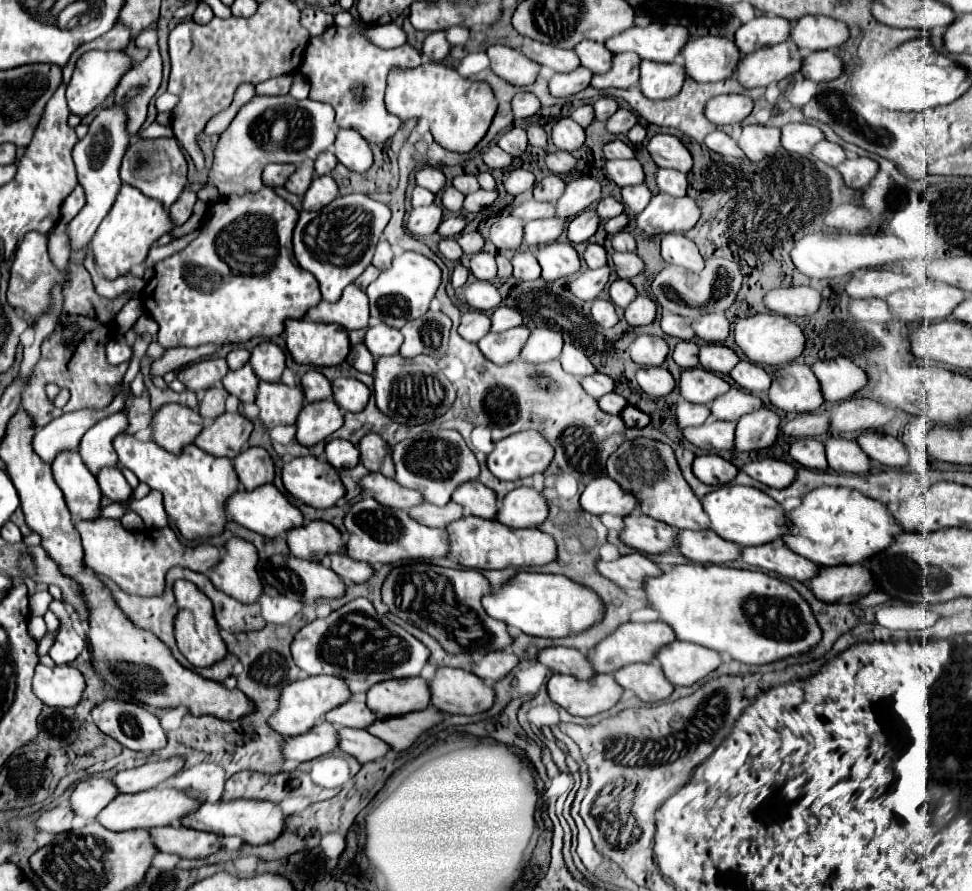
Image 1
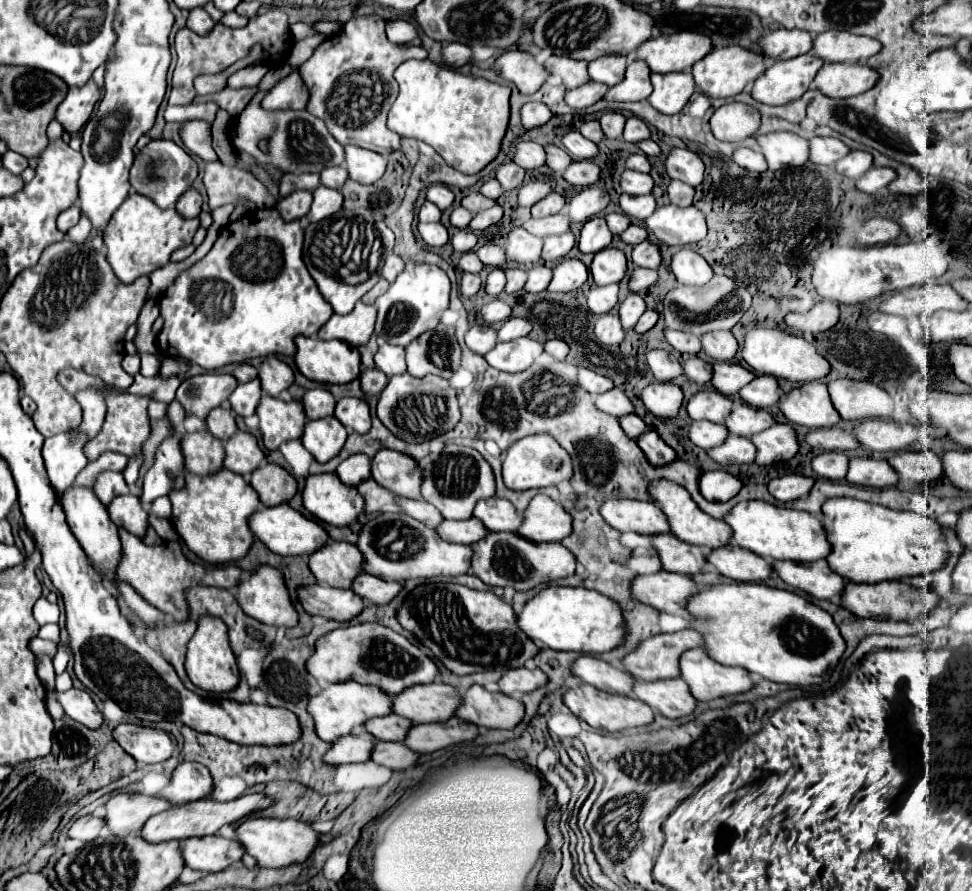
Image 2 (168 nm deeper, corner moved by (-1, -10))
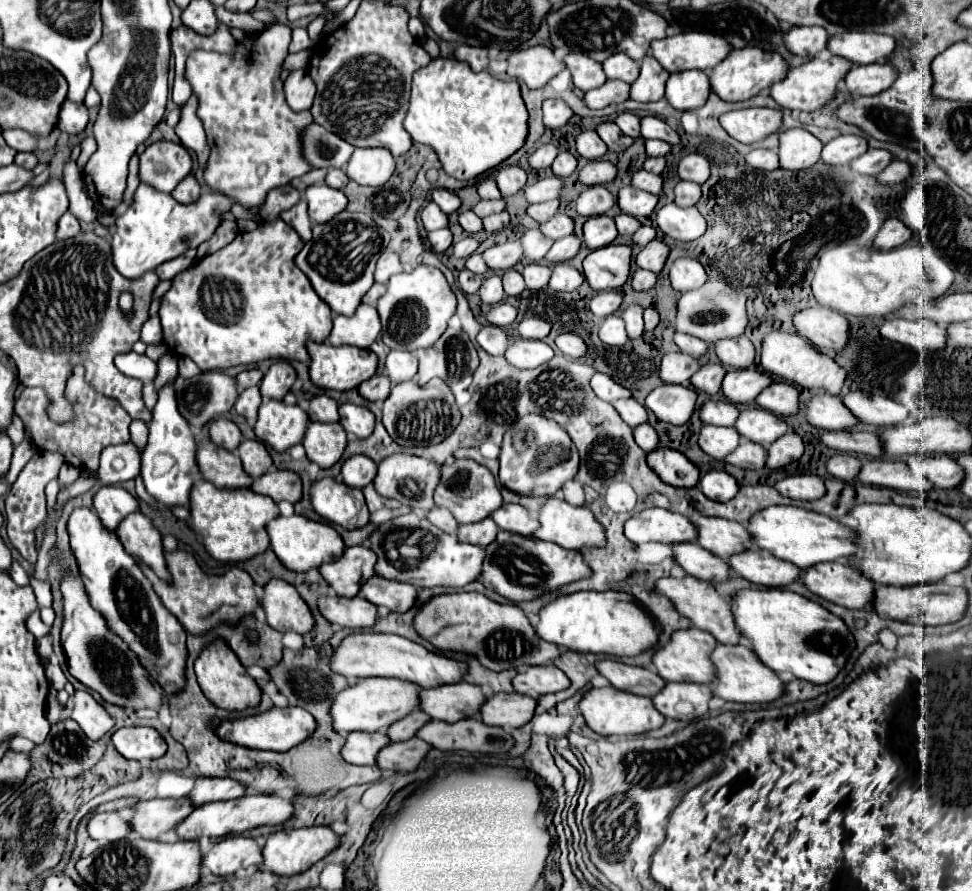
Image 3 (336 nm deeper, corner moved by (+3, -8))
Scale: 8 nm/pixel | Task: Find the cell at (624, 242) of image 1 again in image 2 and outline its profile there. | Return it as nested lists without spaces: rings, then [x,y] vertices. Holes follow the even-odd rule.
[[[642,241],[640,245],[634,247],[632,251],[632,261],[636,267],[646,267],[646,269],[658,269],[660,267],[660,249],[658,245],[650,243],[650,241]]]

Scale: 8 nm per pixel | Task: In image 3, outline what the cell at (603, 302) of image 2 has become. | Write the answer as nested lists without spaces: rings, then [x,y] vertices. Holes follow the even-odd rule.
[[[610,289],[610,291],[600,291],[600,293],[594,293],[594,297],[590,299],[590,303],[588,303],[588,309],[596,315],[596,317],[608,317],[608,315],[612,315],[618,307],[620,307],[620,303],[622,303],[622,295],[618,293],[618,291],[614,291],[614,289]]]

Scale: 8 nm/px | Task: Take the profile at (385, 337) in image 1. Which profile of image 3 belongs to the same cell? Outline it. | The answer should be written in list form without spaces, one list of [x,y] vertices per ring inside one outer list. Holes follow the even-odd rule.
[[[390,351],[386,357],[386,371],[392,383],[408,381],[418,373],[418,361],[408,351]]]

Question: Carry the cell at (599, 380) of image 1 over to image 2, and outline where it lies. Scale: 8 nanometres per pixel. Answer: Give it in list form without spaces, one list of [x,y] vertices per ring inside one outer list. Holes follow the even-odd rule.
[[[612,389],[612,391],[598,395],[596,407],[614,415],[614,417],[624,417],[624,415],[634,413],[634,403],[620,389]]]

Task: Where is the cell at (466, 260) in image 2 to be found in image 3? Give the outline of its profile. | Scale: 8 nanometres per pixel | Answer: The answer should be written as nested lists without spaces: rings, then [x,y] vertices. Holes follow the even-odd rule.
[[[472,253],[472,255],[466,259],[466,269],[474,271],[474,273],[486,273],[486,271],[488,271],[488,267],[484,265],[480,253]]]

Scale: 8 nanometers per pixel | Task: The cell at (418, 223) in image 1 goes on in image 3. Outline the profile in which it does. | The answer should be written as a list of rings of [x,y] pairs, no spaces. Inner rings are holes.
[[[446,227],[436,229],[436,231],[428,231],[428,241],[430,241],[430,245],[432,245],[432,249],[436,253],[442,253],[452,245],[452,233]]]

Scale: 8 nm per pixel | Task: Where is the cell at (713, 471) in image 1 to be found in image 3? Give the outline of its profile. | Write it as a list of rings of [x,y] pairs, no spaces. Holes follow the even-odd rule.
[[[708,471],[708,473],[700,475],[698,487],[708,499],[720,501],[720,503],[730,501],[740,489],[736,479],[732,475],[728,475],[726,471]]]

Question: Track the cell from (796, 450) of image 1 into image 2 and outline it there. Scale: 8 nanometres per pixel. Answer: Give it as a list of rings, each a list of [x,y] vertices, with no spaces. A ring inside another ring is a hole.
[[[820,453],[812,461],[812,469],[832,481],[842,481],[848,471],[848,455],[846,453]]]

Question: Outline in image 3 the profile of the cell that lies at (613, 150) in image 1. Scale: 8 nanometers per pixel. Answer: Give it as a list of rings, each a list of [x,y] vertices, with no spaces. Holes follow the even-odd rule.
[[[648,157],[648,159],[644,161],[642,169],[646,169],[646,171],[650,171],[650,173],[660,175],[660,173],[662,173],[662,169],[664,169],[664,165],[666,165],[666,159],[664,159],[664,157]]]

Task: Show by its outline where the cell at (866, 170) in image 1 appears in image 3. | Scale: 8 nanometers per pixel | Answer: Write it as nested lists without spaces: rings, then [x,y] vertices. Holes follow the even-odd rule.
[[[892,161],[880,175],[876,175],[876,181],[882,185],[892,185],[892,183],[902,183],[912,175],[912,165],[906,161]]]

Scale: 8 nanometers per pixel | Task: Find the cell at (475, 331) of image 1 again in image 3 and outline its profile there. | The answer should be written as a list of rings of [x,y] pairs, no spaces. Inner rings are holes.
[[[484,325],[484,327],[480,329],[476,341],[478,341],[478,345],[480,345],[486,353],[490,353],[490,355],[502,355],[504,349],[508,347],[508,337],[506,337],[506,333],[504,333],[500,327],[496,327],[496,325]]]

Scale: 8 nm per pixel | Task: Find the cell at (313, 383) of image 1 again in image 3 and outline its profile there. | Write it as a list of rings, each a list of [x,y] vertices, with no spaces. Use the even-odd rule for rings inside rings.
[[[316,395],[310,401],[308,417],[310,421],[322,421],[322,423],[338,421],[338,403],[328,395]]]

